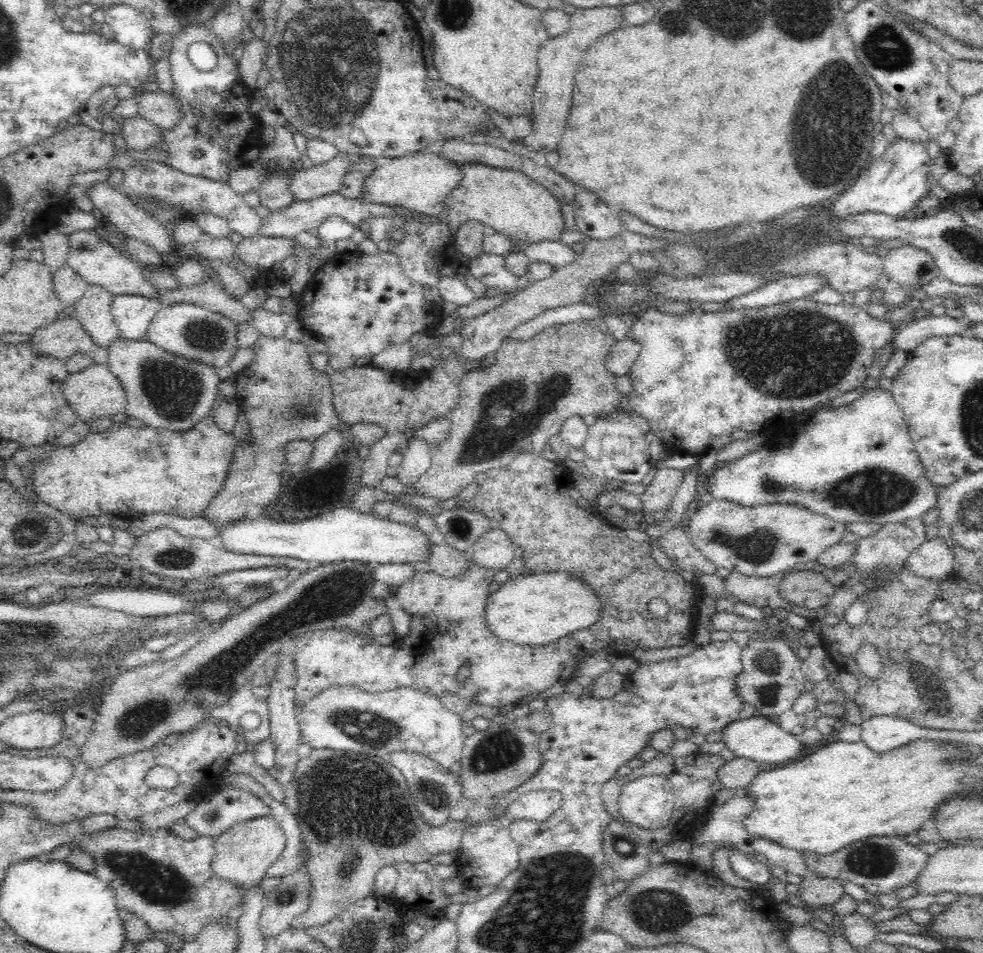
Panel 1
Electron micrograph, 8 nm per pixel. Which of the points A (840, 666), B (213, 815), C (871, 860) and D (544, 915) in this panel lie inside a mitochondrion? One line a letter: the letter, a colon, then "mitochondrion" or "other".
A: other
B: mitochondrion
C: mitochondrion
D: mitochondrion

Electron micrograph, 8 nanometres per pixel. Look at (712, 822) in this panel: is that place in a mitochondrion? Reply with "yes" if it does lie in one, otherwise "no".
no

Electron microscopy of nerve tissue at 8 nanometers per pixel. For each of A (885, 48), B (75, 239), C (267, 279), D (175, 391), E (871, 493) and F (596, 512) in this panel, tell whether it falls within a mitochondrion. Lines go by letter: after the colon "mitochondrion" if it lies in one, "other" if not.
A: mitochondrion
B: other
C: other
D: mitochondrion
E: mitochondrion
F: other

